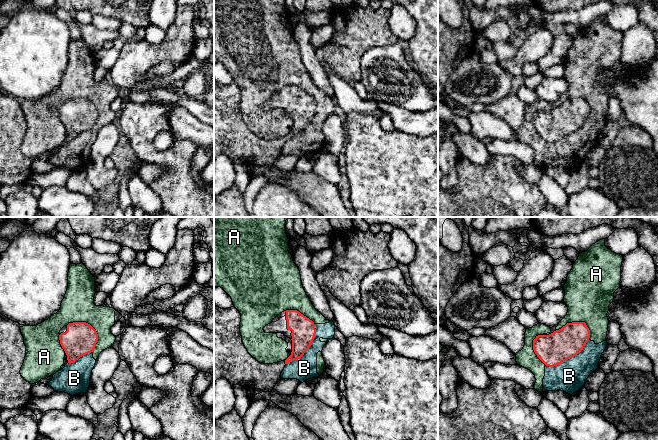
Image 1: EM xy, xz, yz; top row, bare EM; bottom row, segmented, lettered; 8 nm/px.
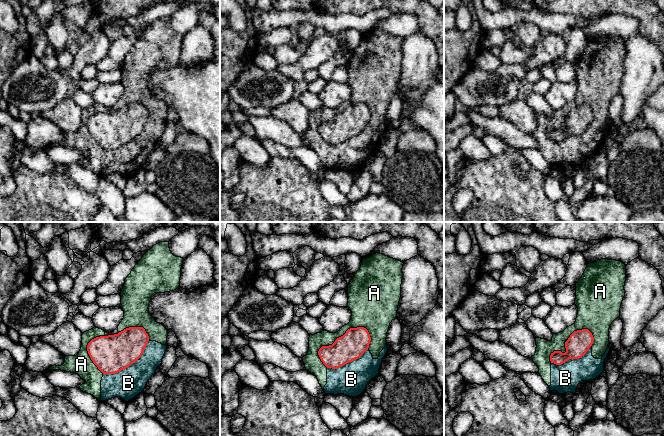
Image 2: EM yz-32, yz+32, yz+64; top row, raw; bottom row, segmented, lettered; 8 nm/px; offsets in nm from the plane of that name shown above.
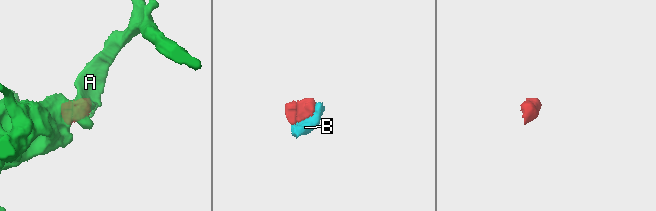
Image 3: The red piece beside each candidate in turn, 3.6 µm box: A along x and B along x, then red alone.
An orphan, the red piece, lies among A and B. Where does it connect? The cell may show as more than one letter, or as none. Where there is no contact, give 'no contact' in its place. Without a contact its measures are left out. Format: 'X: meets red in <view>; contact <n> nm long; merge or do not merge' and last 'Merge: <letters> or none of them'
A: meets red in xy; contact 320 nm long; do not merge
B: meets red in xz; contact 400 nm long; do not merge
Merge: none of them

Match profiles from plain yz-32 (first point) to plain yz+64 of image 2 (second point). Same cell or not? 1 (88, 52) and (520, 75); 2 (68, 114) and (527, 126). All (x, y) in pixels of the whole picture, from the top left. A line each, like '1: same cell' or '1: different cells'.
1: same cell
2: same cell

